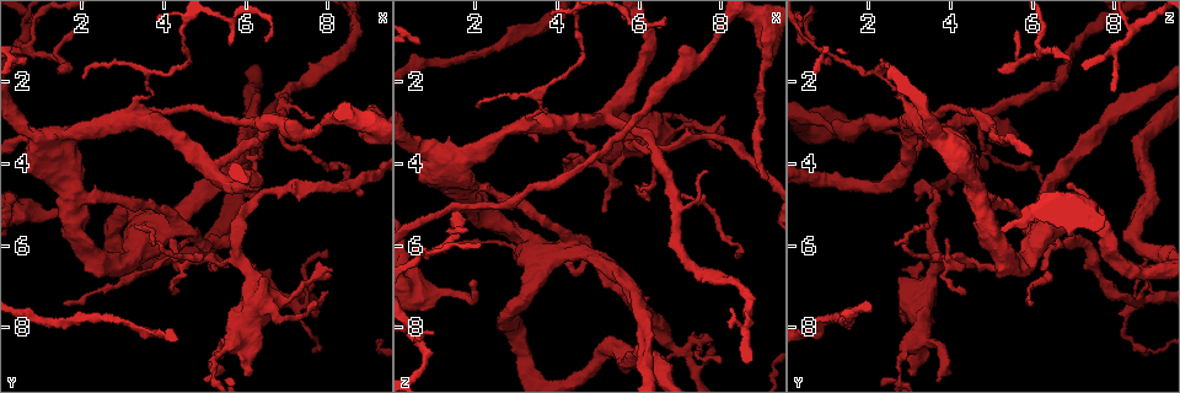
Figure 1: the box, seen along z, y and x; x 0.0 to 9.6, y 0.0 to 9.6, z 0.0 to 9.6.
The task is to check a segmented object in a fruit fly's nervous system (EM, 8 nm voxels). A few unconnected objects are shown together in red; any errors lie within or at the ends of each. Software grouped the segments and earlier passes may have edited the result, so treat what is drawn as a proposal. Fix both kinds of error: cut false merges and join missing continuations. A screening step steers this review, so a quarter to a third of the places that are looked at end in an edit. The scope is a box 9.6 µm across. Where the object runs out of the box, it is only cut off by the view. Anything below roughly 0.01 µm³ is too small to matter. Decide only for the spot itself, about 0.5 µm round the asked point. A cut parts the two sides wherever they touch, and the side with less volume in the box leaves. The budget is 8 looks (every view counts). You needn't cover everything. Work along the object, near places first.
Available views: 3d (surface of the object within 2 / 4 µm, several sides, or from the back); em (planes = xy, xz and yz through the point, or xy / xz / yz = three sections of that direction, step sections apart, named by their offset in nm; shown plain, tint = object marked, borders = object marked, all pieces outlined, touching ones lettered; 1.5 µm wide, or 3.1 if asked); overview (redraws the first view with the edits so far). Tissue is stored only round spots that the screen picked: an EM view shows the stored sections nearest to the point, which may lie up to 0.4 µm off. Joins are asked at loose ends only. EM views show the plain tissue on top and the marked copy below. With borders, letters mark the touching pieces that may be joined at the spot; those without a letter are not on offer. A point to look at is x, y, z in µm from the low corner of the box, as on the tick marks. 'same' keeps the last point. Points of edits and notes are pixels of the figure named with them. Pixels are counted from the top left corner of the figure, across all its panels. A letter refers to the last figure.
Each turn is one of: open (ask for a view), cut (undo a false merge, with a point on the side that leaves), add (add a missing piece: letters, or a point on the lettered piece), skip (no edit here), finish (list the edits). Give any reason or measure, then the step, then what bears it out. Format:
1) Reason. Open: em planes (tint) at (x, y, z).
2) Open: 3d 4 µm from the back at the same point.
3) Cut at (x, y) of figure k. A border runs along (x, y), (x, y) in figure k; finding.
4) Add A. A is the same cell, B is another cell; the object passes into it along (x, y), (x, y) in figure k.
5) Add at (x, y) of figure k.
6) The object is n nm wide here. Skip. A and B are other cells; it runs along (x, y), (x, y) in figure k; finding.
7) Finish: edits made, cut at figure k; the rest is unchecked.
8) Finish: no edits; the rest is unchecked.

A fork. Open: em xy step 4 (tint) at (5.20, 4.10, 2.85).

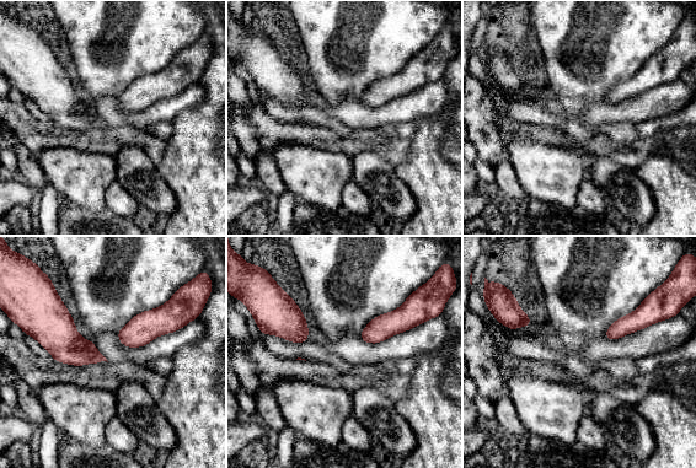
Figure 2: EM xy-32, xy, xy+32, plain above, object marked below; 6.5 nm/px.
Open: em xz step 8 (borders) at the same point.

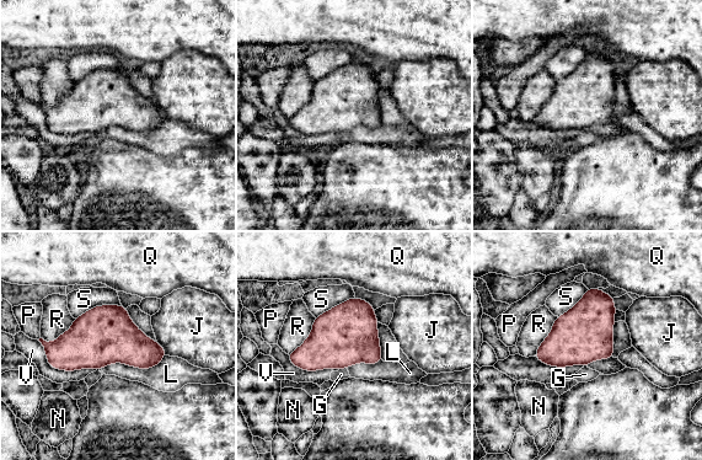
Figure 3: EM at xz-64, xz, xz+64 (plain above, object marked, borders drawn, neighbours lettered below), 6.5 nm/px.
Skip. G, J, L, N, P, Q, R, S and V are other cells; a border runs along (166, 354), (150, 368), (102, 369) in figure 3; continuous, no second neuron.

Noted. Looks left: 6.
Branch stops here. Open: em xy step 8 (tint) at (7.65, 2.85, 4.15).

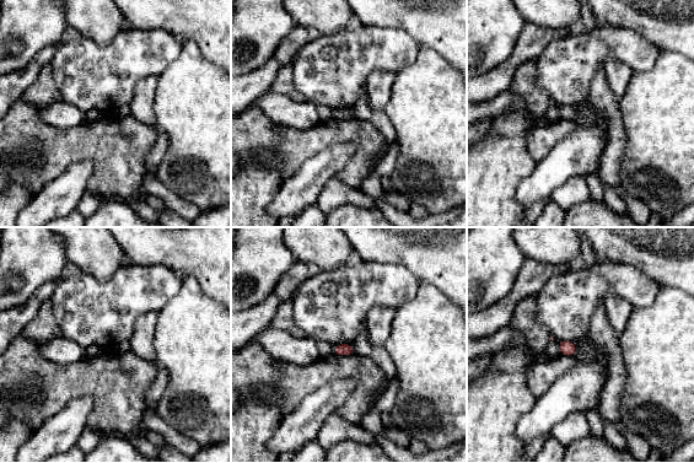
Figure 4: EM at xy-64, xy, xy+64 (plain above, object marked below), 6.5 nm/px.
Open: em planes (borders) at the same point.

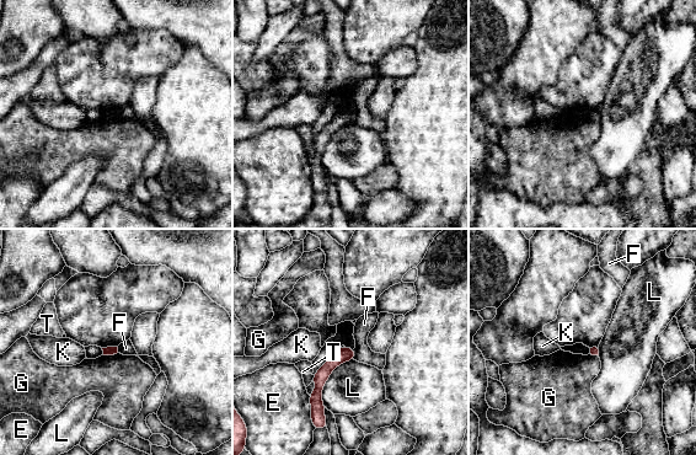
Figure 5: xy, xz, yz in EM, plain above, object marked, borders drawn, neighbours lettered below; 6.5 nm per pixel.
Skip. E, F, G, K, L and T are other cells; a border runs along (353, 348), (354, 359) in figure 5; no lettered piece goes on from it.

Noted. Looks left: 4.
An open end. Open: em xy step 8 (borders) at (7.80, 7.55, 8.25).

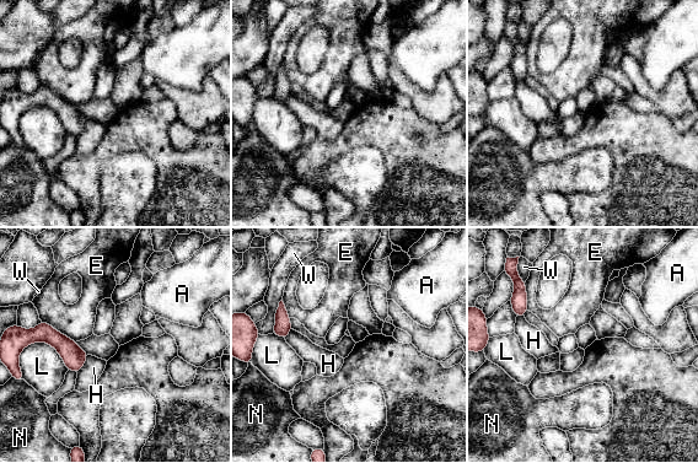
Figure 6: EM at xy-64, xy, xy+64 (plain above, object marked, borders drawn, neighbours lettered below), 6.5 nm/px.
Open: em planes (borders) at the same point.

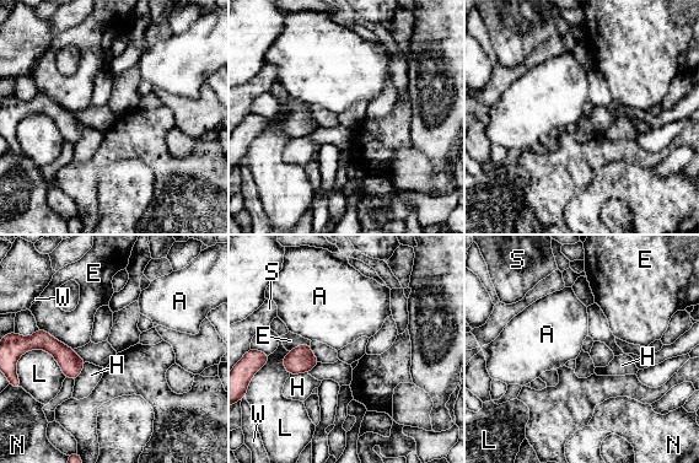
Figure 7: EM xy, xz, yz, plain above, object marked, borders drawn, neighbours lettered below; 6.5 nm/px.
Skip. A, E, H, L, N, S and W are other cells; a border runs along (38, 327), (73, 349) in figure 7; none of them fits.

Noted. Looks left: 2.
Finish: no edits; the rest is unchecked.

